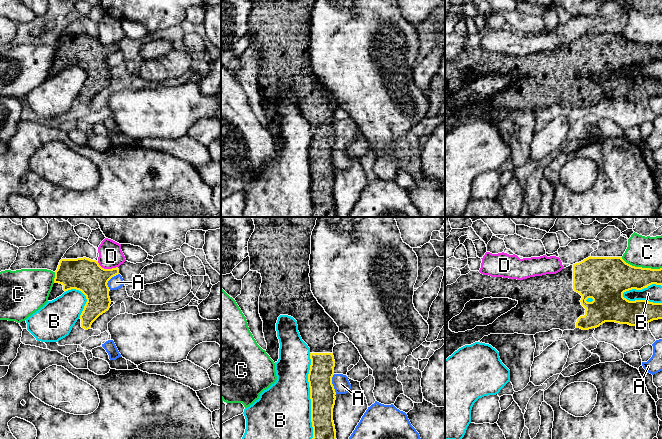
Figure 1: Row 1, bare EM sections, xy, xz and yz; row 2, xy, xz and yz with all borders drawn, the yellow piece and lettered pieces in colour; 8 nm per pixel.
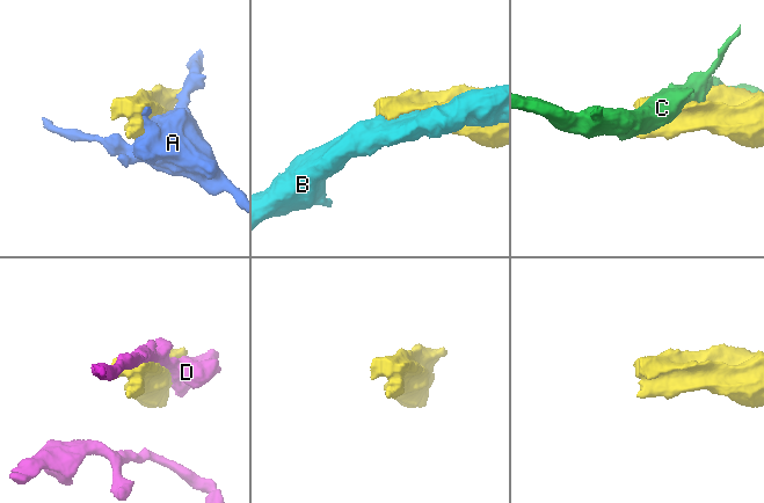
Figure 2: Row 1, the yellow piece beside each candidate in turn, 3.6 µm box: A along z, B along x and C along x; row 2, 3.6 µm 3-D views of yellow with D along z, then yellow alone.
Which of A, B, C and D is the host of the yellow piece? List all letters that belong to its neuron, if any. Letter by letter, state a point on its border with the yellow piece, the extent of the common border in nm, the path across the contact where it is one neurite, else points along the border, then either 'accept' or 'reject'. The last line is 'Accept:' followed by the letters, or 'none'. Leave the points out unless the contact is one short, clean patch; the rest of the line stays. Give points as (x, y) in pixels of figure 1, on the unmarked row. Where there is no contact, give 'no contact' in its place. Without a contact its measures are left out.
A: meets yellow in xz at (332, 160); contact 160 nm long; reject
B: meets yellow in xz at (310, 173); contact 700 nm long; reject
C: meets yellow in yz at (641, 43); contact 340 nm long; reject
D: meets yellow in xy at (107, 45); contact 180 nm long; reject
Accept: none

